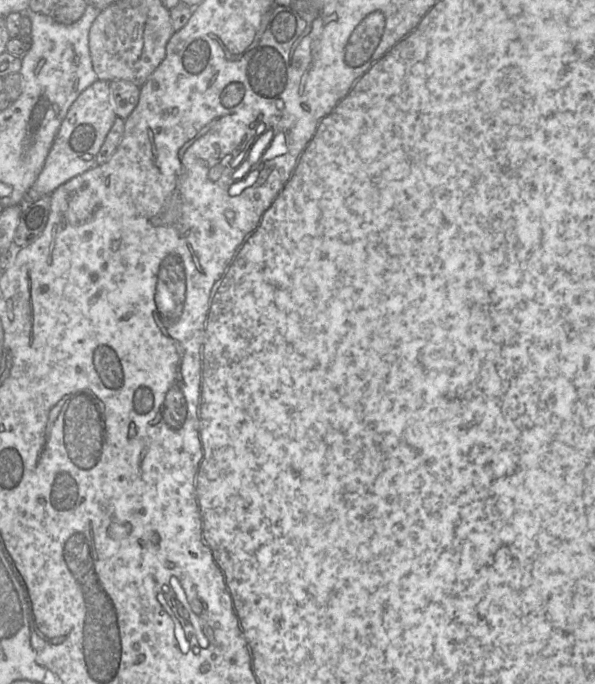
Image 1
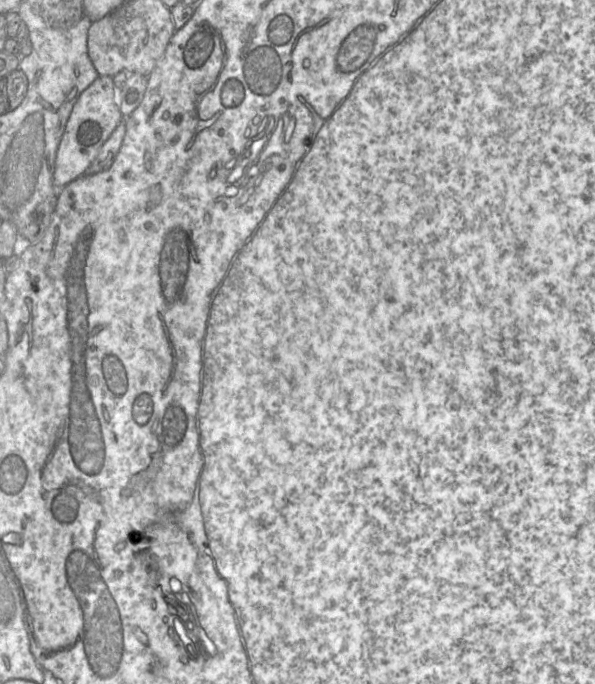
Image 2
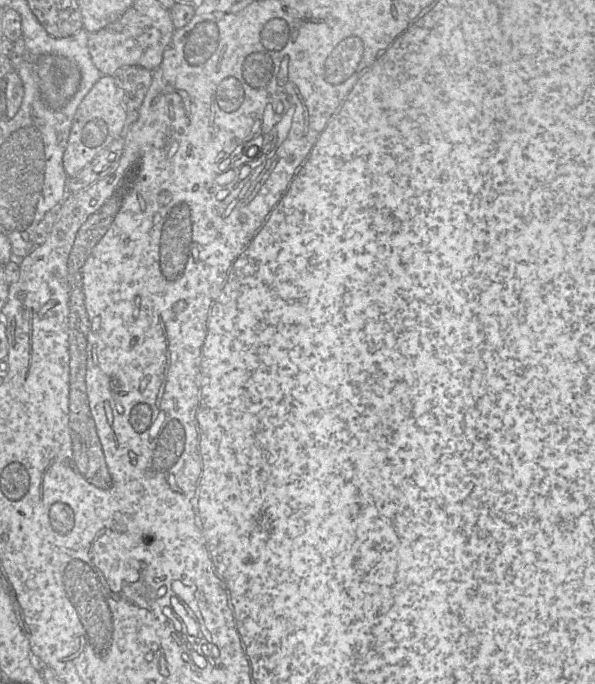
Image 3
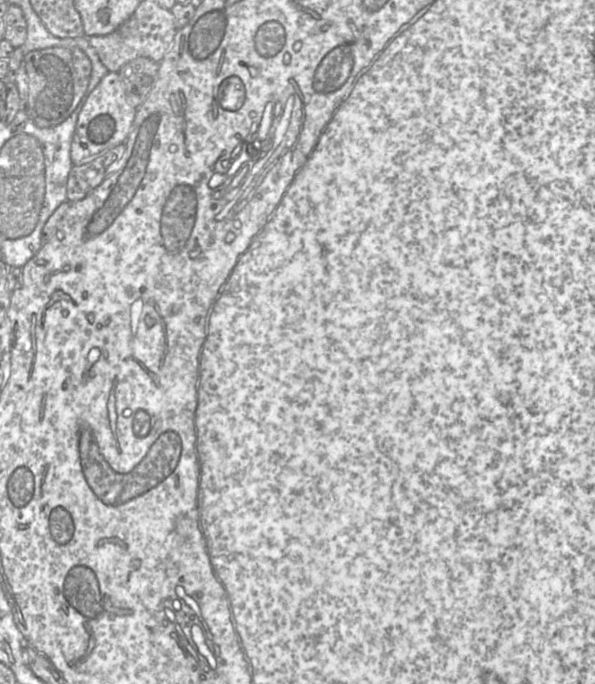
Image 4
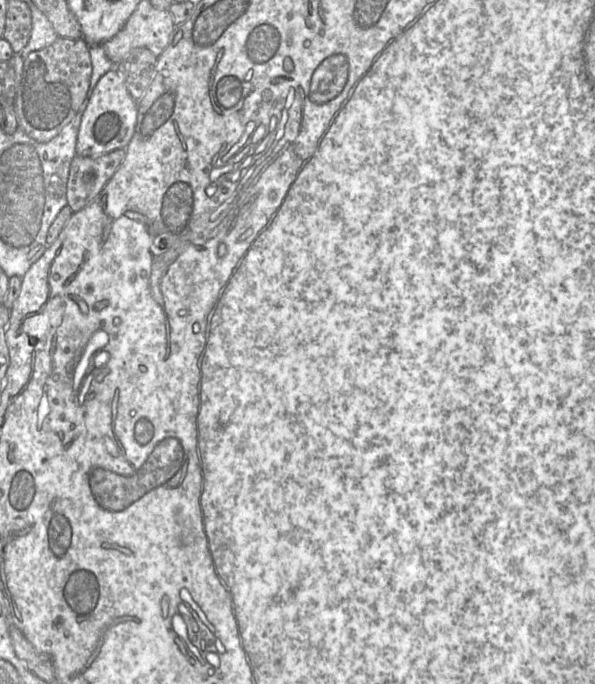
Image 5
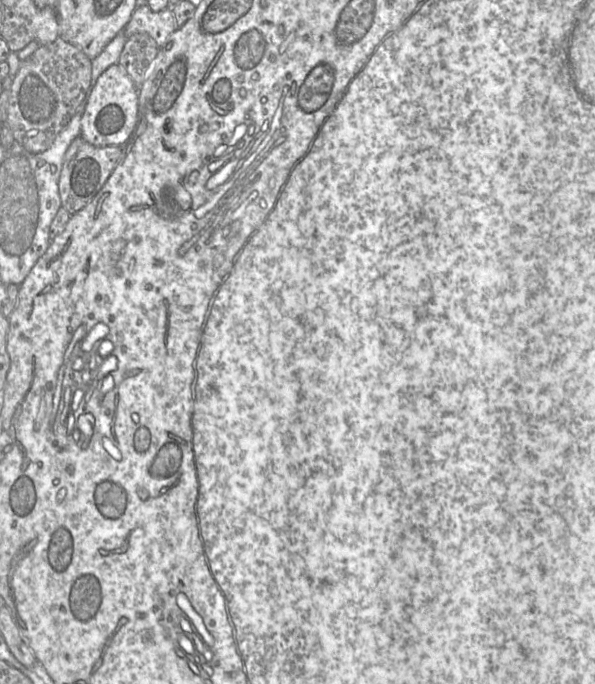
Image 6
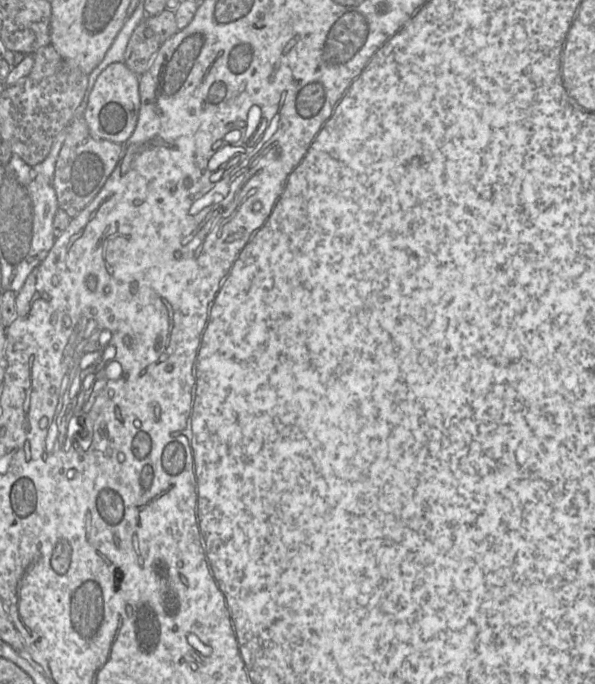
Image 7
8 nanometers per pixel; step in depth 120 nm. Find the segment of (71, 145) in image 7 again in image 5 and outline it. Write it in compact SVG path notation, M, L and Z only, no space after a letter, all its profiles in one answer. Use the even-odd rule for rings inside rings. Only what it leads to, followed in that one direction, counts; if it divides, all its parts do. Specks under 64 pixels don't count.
M126 149L99 157L75 155L70 164L67 203L73 212L88 205L104 188L125 158Z

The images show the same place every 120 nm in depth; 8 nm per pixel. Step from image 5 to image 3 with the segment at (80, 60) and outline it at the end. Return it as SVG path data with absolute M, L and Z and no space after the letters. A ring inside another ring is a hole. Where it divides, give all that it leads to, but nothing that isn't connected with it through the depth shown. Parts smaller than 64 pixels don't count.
M25 52L23 60L30 63L33 72L37 75L41 98L48 108L62 109L77 92L81 82L81 73L75 62L59 55L31 52Z

